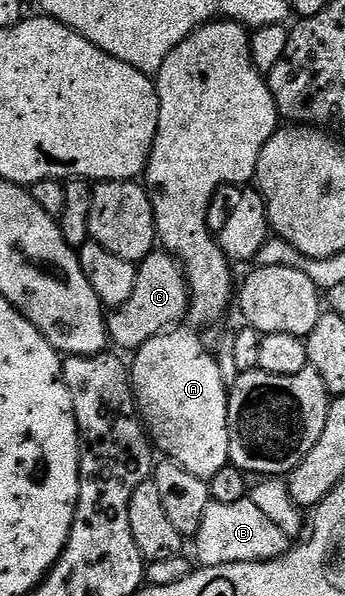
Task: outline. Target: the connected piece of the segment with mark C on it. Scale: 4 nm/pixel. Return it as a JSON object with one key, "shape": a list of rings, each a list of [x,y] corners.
{"shape":[[[164,251],[149,253],[138,262],[135,289],[127,303],[112,310],[106,316],[106,329],[110,342],[118,350],[136,351],[143,343],[178,324],[188,312],[188,282],[184,270],[172,254]]]}

